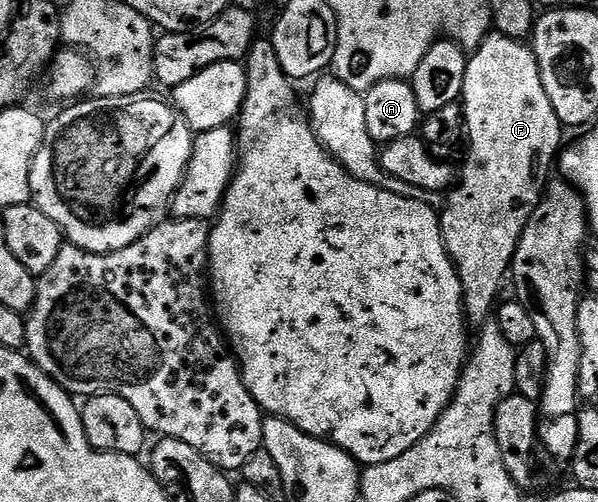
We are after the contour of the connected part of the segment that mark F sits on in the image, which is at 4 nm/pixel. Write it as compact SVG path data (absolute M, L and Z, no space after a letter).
M494 31L488 33L485 40L468 56L461 104L465 122L466 149L468 148L467 162L463 165L463 173L461 169L461 176L458 178L457 184L446 194L445 204L441 210L441 224L443 226L443 242L447 248L448 255L451 256L451 262L455 264L457 275L461 279L463 312L466 313L468 322L472 326L482 327L492 320L493 314L496 312L497 302L500 300L499 292L503 289L503 280L505 282L508 280L511 272L511 261L515 258L517 243L525 231L525 223L529 223L531 212L539 206L539 201L543 198L543 194L549 184L547 172L553 169L561 152L561 146L564 144L563 133L565 133L565 126L557 119L557 111L553 111L553 103L549 103L549 95L545 95L545 83L541 83L541 71L535 58L534 48L530 44L514 41Z

